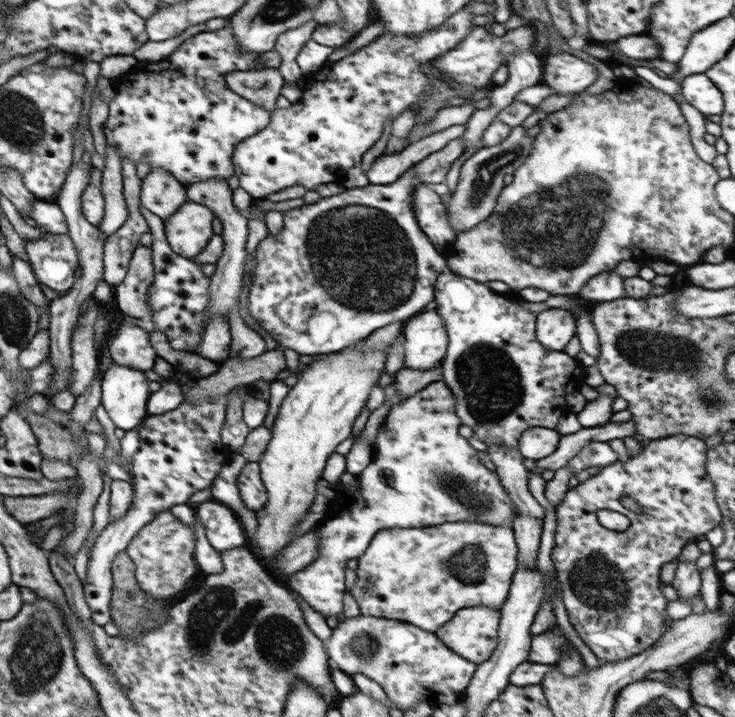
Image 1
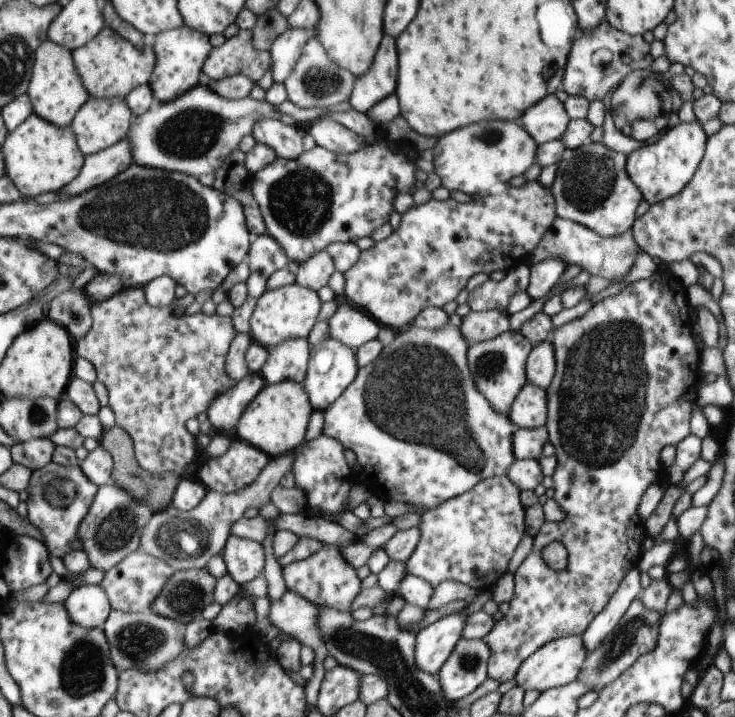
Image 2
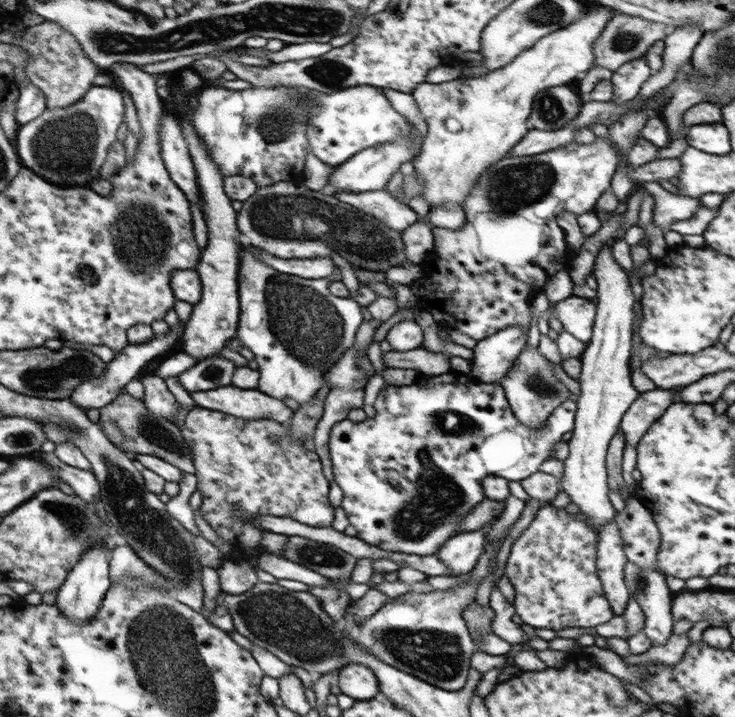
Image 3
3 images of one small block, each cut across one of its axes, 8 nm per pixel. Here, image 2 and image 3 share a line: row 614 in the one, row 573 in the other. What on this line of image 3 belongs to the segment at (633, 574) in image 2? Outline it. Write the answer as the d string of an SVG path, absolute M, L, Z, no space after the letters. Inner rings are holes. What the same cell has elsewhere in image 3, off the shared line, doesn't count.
M615 520L607 522L598 532L597 573L605 592L606 600L612 607L615 616L625 611L630 598L626 588L623 570L627 558L625 548Z

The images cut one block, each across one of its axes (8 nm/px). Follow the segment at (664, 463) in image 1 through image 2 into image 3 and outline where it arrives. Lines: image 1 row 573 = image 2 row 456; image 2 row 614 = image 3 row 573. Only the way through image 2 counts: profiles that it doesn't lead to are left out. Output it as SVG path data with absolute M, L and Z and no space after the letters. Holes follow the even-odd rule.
M546 505L536 512L530 525L514 540L505 562L505 573L515 590L513 607L524 623L536 629L550 628L556 631L563 628L595 627L615 616L598 578L598 541L598 533L564 509L557 510L556 507Z

